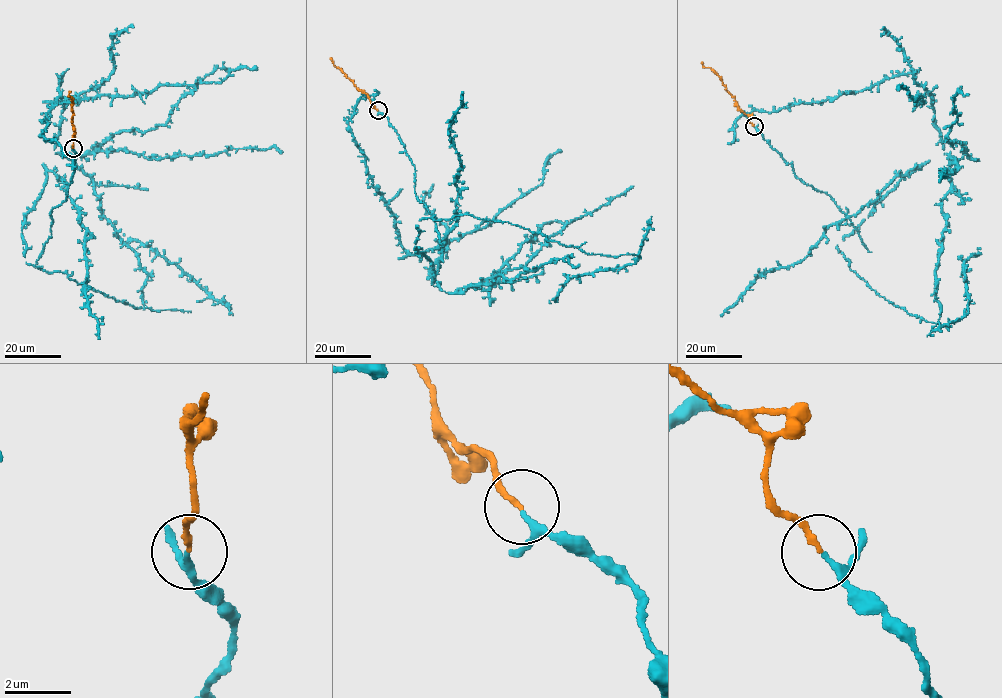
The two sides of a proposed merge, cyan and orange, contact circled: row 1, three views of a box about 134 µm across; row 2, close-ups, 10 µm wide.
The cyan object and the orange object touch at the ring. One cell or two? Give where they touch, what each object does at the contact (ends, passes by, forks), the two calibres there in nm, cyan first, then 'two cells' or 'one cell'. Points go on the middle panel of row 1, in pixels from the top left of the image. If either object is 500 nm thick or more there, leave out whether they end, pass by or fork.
at (378, 110); cyan passes by; orange ends there; 150 nm thick on the cyan side, 160 nm on the other; one cell

